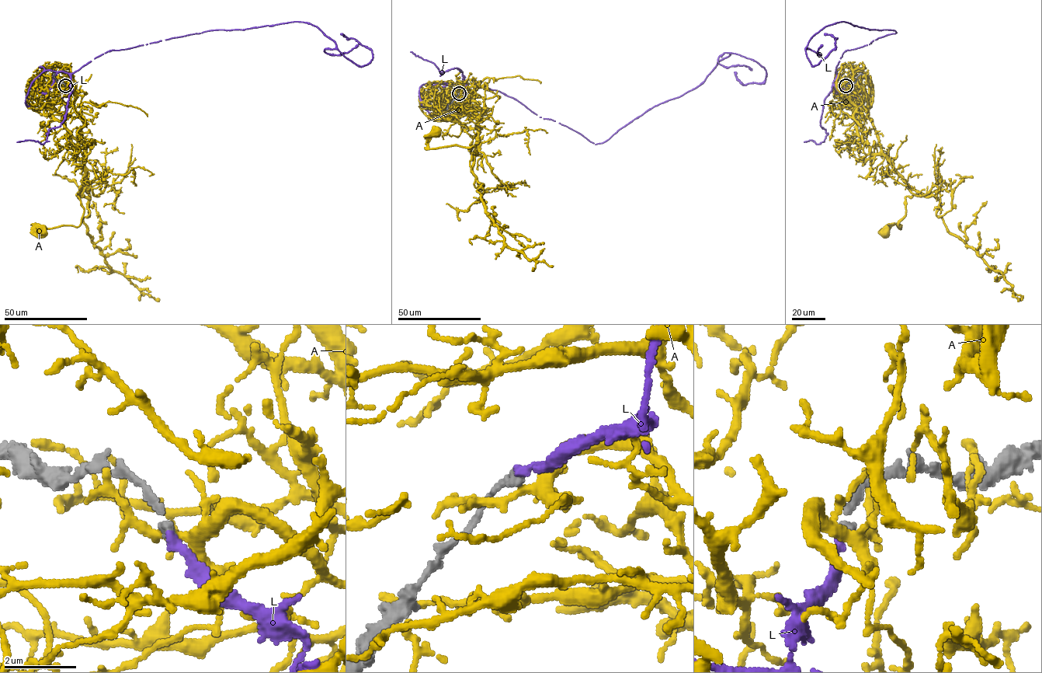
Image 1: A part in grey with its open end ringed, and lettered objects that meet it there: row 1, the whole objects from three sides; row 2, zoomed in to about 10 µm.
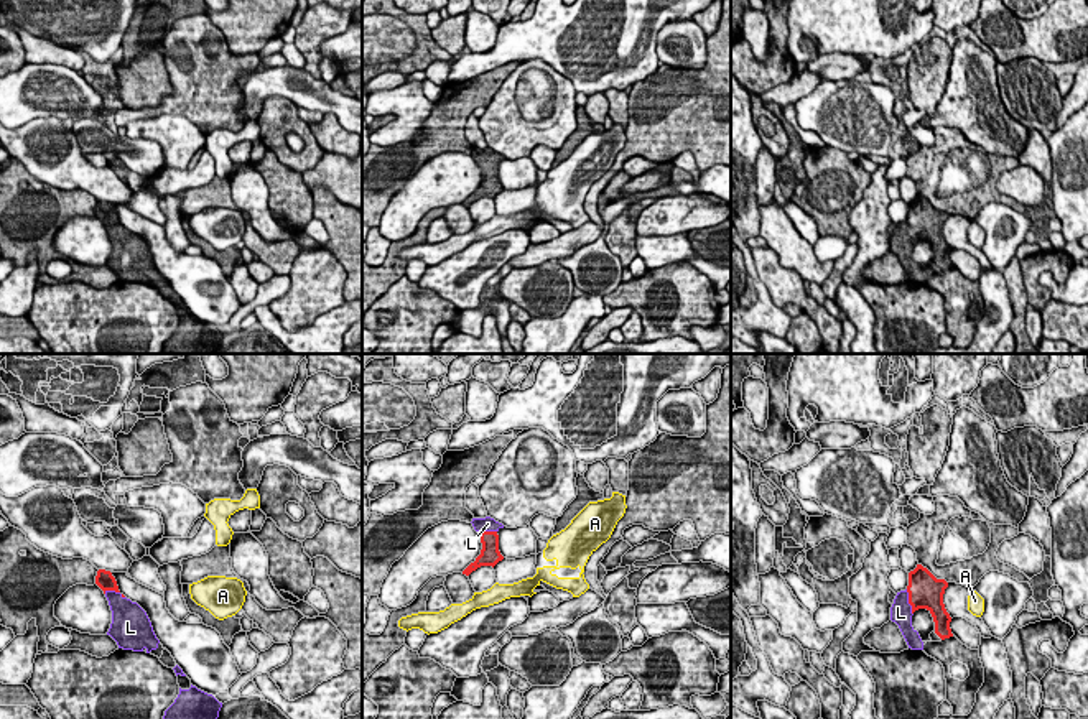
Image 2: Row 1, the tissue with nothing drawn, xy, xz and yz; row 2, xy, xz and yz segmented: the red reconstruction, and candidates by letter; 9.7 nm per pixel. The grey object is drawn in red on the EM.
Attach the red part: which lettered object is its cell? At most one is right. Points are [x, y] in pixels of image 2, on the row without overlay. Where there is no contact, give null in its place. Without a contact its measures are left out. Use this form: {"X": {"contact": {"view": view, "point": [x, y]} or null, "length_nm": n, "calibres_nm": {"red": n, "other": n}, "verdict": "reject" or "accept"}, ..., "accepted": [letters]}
{"A": {"contact": null, "verdict": "reject"}, "L": {"contact": {"view": "yz", "point": [909, 234]}, "length_nm": 260, "calibres_nm": {"red": 340, "other": 220}, "verdict": "accept"}, "accepted": ["L"]}

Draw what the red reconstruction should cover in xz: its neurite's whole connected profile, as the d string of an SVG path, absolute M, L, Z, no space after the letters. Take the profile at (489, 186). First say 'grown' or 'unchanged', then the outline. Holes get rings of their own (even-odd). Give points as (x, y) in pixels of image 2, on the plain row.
grown; M491 148L486 150L472 150L472 158L481 168L482 181L481 186L471 194L463 206L469 207L481 197L495 197L504 188L499 183L499 166L497 163L504 160L502 155L495 153Z

